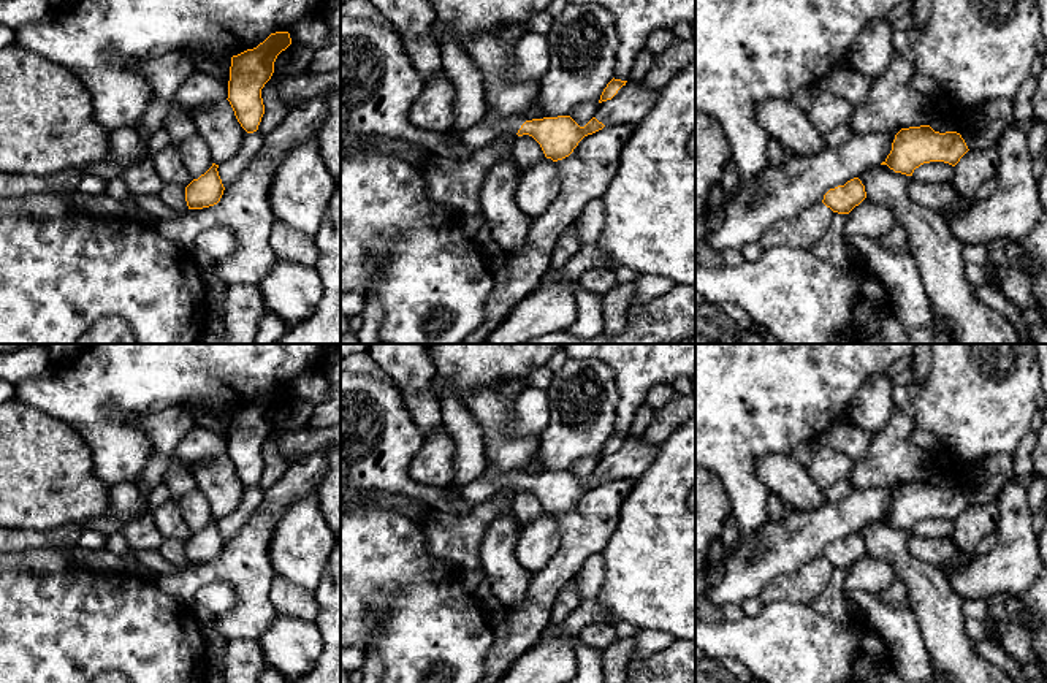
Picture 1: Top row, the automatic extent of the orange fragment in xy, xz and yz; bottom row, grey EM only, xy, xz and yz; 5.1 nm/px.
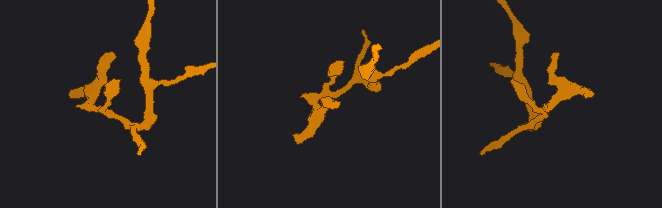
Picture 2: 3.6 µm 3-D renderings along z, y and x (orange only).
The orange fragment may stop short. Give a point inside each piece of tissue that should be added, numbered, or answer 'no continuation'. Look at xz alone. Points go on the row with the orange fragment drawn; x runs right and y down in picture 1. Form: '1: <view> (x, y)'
1: xz (490, 127)

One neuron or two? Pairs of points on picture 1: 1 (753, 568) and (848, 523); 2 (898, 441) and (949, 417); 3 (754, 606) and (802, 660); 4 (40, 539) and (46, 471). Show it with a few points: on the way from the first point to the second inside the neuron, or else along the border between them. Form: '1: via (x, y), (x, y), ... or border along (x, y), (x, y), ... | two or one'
1: via (776, 549), (824, 525) | one
2: border along (894, 406), (916, 428) | two
3: border along (765, 604), (757, 614), (745, 615) | two
4: border along (76, 523), (67, 523), (53, 531), (16, 530) | two

